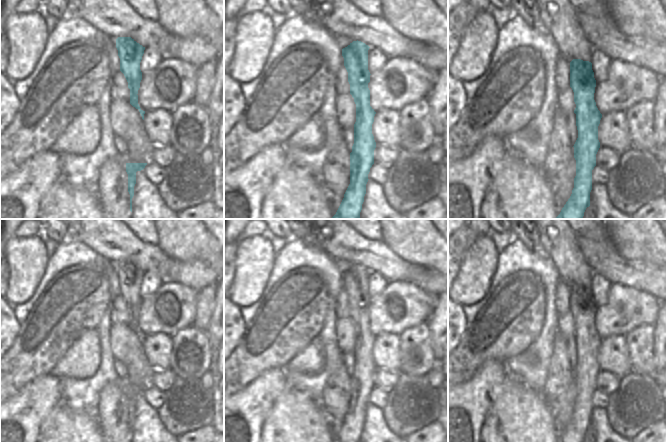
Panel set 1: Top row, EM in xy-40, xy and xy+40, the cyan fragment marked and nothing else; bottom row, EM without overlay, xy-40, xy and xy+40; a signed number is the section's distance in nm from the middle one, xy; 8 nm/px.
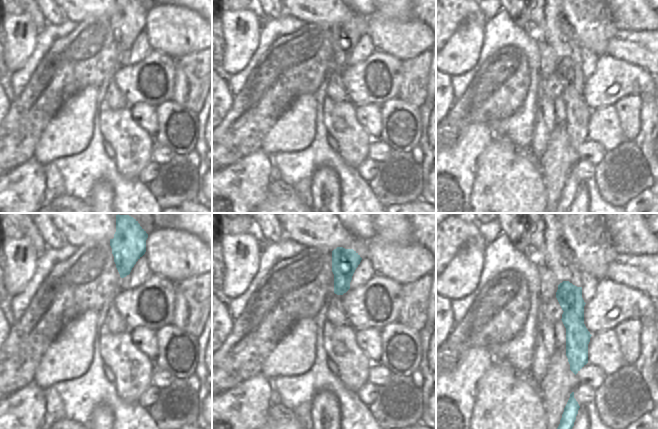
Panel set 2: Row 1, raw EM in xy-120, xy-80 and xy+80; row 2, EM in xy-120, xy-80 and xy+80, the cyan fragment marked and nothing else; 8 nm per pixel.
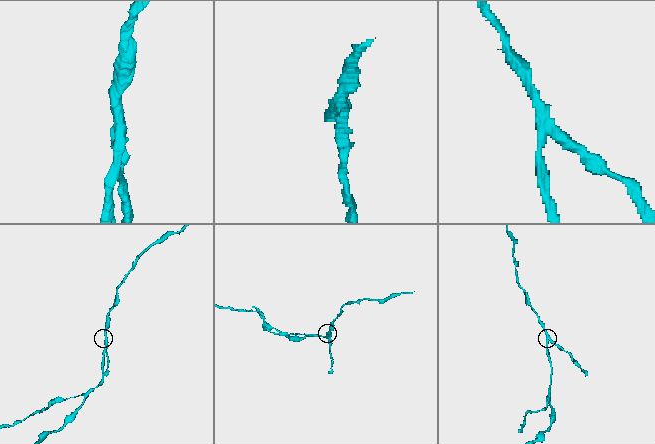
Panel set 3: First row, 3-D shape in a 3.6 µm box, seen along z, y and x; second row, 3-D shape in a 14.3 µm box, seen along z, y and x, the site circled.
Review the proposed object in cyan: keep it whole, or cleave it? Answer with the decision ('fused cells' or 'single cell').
fused cells

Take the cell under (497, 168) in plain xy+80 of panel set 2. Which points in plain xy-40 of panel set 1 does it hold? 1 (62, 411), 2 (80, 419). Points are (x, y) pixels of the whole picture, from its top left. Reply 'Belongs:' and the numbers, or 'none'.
Belongs: 1, 2

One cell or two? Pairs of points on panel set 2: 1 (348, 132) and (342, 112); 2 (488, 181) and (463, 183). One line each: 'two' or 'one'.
1: one
2: two

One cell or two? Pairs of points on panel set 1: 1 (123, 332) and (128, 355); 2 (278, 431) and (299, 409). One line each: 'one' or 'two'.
1: one
2: one

